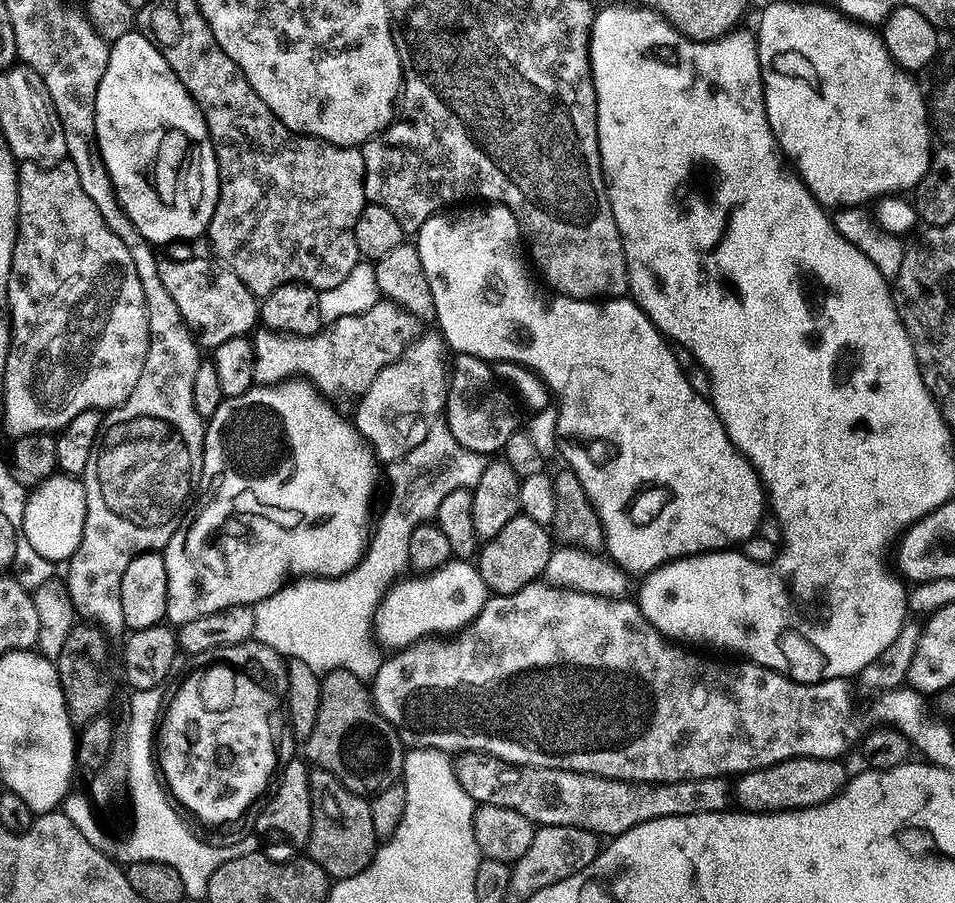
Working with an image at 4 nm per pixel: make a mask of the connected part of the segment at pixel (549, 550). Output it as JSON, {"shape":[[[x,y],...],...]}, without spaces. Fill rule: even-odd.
{"shape":[[[523,514],[510,518],[510,522],[506,522],[506,526],[502,526],[494,538],[483,541],[479,549],[478,567],[482,582],[486,582],[489,593],[497,596],[514,594],[537,583],[547,573],[553,551],[554,536],[545,525]]]}

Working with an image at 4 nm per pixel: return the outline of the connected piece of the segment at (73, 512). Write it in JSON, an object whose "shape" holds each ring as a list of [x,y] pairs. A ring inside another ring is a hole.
{"shape":[[[57,474],[27,493],[22,521],[23,539],[37,554],[53,562],[71,560],[74,550],[78,550],[78,542],[82,542],[82,530],[86,526],[86,498],[90,492],[80,482],[75,476]]]}

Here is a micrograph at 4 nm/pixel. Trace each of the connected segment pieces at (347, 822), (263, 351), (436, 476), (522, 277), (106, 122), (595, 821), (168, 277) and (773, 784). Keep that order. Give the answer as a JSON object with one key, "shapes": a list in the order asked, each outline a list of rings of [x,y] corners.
{"shapes":[[[[313,767],[308,777],[312,791],[312,829],[306,845],[307,855],[318,862],[333,881],[345,880],[366,870],[378,847],[371,803],[357,792],[351,792],[337,776],[326,770]]],[[[382,298],[362,314],[331,321],[315,336],[257,331],[252,340],[254,381],[262,385],[279,384],[289,378],[307,378],[324,394],[336,391],[362,394],[370,382],[374,382],[374,378],[378,378],[378,374],[382,374],[382,370],[386,370],[386,366],[397,360],[417,339],[416,327],[415,316],[406,315],[393,300]]],[[[440,418],[434,421],[426,438],[418,446],[414,446],[414,450],[387,465],[388,484],[392,487],[392,493],[389,494],[388,505],[380,516],[380,525],[377,528],[375,525],[364,557],[356,563],[355,568],[344,576],[293,579],[274,594],[270,594],[270,598],[262,598],[251,605],[254,614],[254,639],[259,644],[273,648],[288,660],[306,662],[306,666],[310,666],[310,670],[317,674],[345,668],[350,674],[361,678],[375,677],[382,663],[381,649],[374,639],[376,610],[384,598],[384,593],[405,575],[412,529],[429,523],[435,517],[446,494],[454,494],[454,490],[459,488],[475,488],[478,478],[482,478],[485,463],[485,457],[481,453],[466,450],[466,446],[462,446],[458,438],[454,438],[448,423]]],[[[495,202],[489,203],[487,206],[480,206],[484,208],[464,208],[461,212],[452,212],[456,210],[444,210],[439,214],[426,218],[426,222],[418,229],[414,236],[414,243],[418,250],[418,258],[422,258],[422,270],[426,274],[426,282],[430,282],[430,294],[434,294],[434,310],[436,311],[435,323],[440,324],[438,328],[439,335],[443,336],[445,345],[453,353],[462,356],[479,356],[481,358],[493,358],[492,356],[500,356],[496,358],[524,358],[520,356],[528,356],[526,359],[527,367],[531,368],[533,372],[540,374],[543,373],[544,368],[544,356],[568,356],[568,361],[563,364],[562,361],[556,360],[548,368],[548,376],[546,375],[546,383],[549,389],[560,391],[560,413],[556,416],[556,436],[560,439],[560,452],[564,455],[564,460],[567,467],[578,478],[578,482],[582,482],[582,490],[586,490],[586,494],[590,498],[590,502],[595,506],[598,518],[602,522],[604,527],[604,543],[606,545],[607,555],[618,565],[618,567],[624,569],[629,574],[647,574],[653,572],[655,568],[660,568],[664,564],[668,564],[672,560],[681,560],[683,556],[698,556],[701,552],[719,552],[727,549],[729,546],[743,545],[745,540],[757,535],[761,531],[760,528],[760,515],[766,512],[766,493],[764,491],[764,485],[760,483],[760,475],[757,474],[752,468],[752,463],[743,456],[740,452],[736,451],[736,447],[732,445],[732,440],[726,434],[724,424],[720,420],[720,416],[717,414],[716,409],[712,407],[711,399],[707,395],[699,396],[696,393],[694,385],[688,381],[689,373],[685,369],[680,368],[676,361],[676,354],[673,345],[666,339],[664,333],[659,332],[655,326],[652,325],[652,319],[647,316],[641,308],[636,304],[635,300],[631,298],[604,298],[599,302],[596,300],[575,300],[573,296],[561,296],[559,294],[552,294],[544,296],[545,289],[541,287],[539,283],[535,284],[534,281],[528,277],[528,268],[530,272],[530,264],[526,256],[526,244],[522,239],[522,233],[520,231],[520,223],[516,221],[516,216],[513,212],[504,204],[498,204]]],[[[133,30],[122,34],[122,38],[111,41],[106,62],[106,74],[102,74],[102,82],[98,86],[96,95],[96,145],[100,148],[100,157],[106,166],[108,176],[112,179],[112,185],[116,187],[116,198],[120,201],[127,223],[139,232],[143,240],[147,240],[153,246],[167,246],[175,240],[195,241],[195,236],[203,237],[208,230],[208,223],[214,214],[214,206],[218,202],[220,193],[220,171],[216,161],[216,148],[212,144],[212,138],[208,135],[208,127],[204,121],[204,115],[194,102],[194,98],[182,86],[182,82],[170,70],[166,58],[157,50],[156,45],[139,30]]],[[[465,751],[455,757],[454,767],[462,790],[466,790],[477,805],[507,804],[510,810],[518,810],[533,825],[569,824],[595,832],[600,838],[621,836],[642,822],[658,818],[723,812],[730,804],[730,784],[722,776],[651,785],[647,782],[611,780],[609,776],[591,776],[588,772],[567,772],[561,768],[507,764],[486,752]]],[[[164,258],[158,263],[158,274],[162,278],[162,286],[166,286],[166,291],[170,294],[170,298],[174,298],[178,310],[182,310],[182,318],[192,329],[192,335],[196,337],[201,349],[211,350],[230,338],[248,336],[257,327],[258,298],[245,286],[242,278],[238,278],[238,274],[234,274],[215,259],[195,258],[190,261],[174,261]]],[[[794,756],[753,772],[741,772],[734,780],[734,800],[746,812],[767,814],[770,812],[792,812],[796,808],[818,806],[834,798],[844,789],[850,772],[840,765],[839,759],[815,760],[805,756]]]]}

